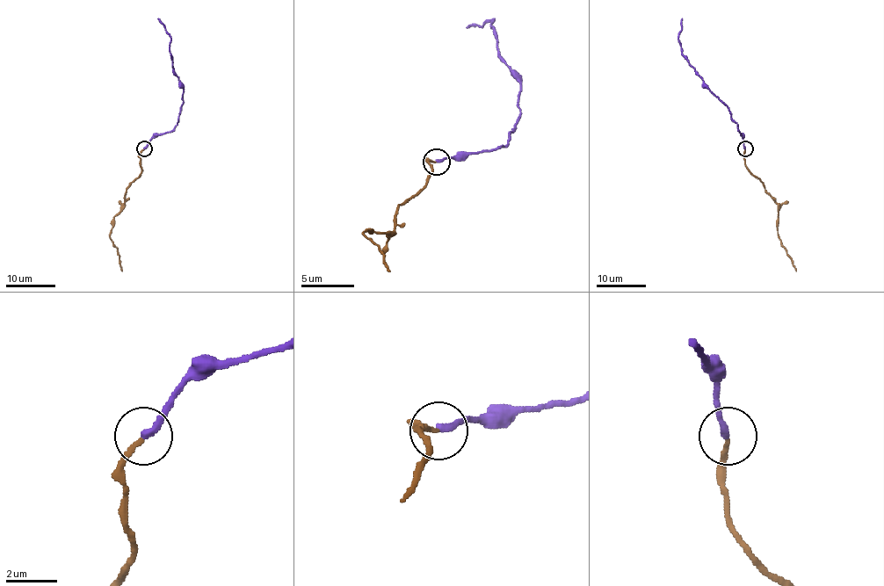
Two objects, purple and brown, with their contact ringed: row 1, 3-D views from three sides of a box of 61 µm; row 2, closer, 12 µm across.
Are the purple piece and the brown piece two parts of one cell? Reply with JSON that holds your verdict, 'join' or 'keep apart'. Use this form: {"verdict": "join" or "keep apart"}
{"verdict": "join"}

